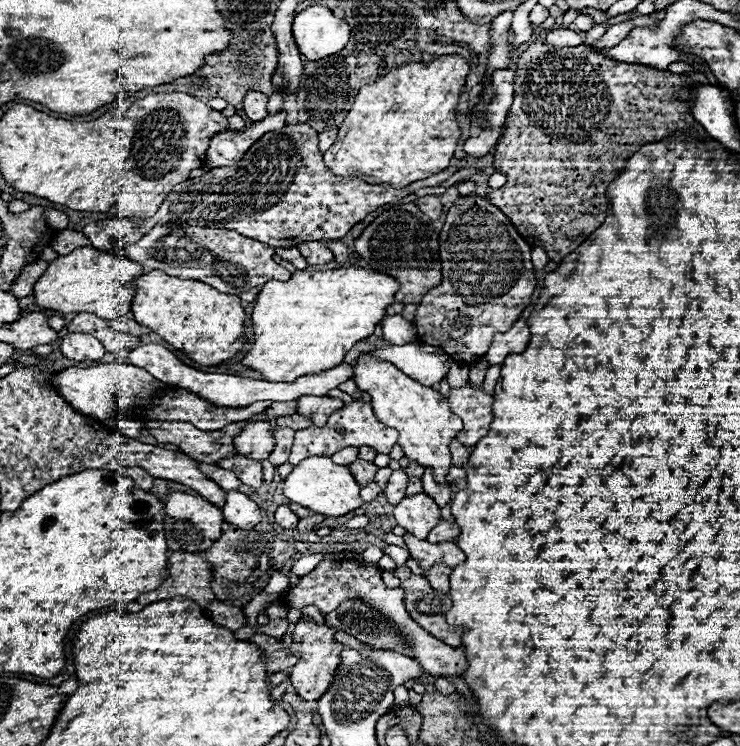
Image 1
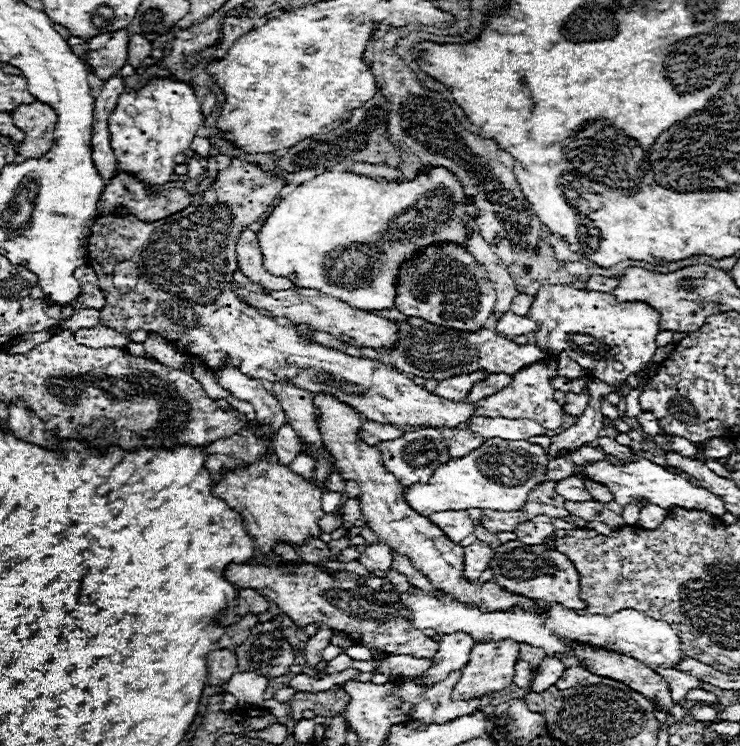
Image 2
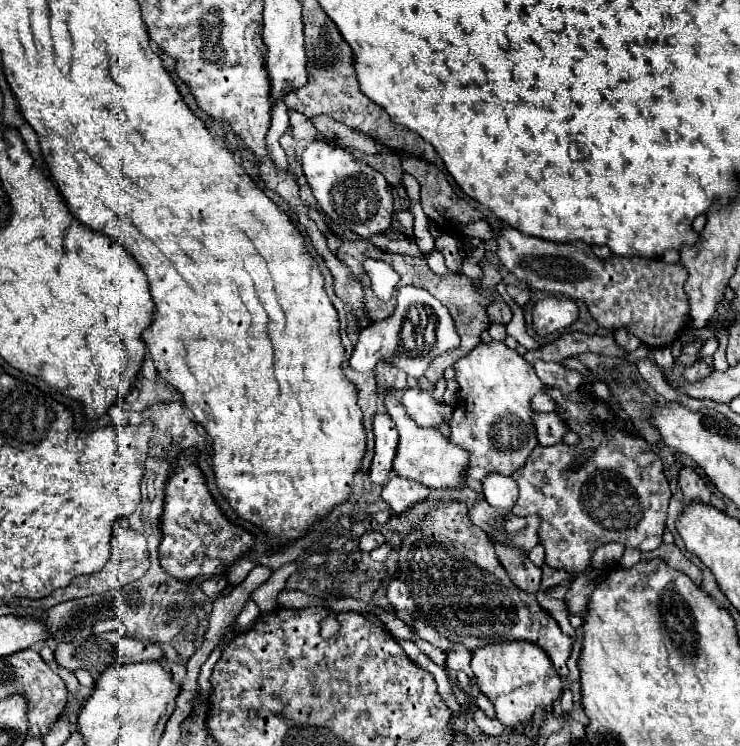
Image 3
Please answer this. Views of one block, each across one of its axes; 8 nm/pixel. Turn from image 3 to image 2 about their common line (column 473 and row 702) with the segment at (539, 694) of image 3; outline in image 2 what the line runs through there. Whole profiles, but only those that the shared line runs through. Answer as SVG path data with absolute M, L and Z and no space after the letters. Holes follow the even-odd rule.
M578 646L576 648L576 656L580 660L584 660L586 668L592 674L598 674L598 676L606 676L606 678L614 678L618 682L624 682L632 690L644 694L648 700L656 702L656 708L658 710L664 710L664 712L672 714L676 720L682 720L684 718L684 708L680 704L672 704L670 692L668 692L668 684L656 672L652 672L652 668L648 668L644 664L638 664L634 658L626 658L626 656L620 656L620 654L614 654L614 652L604 652L604 650L592 650L592 648L586 648L586 646Z

